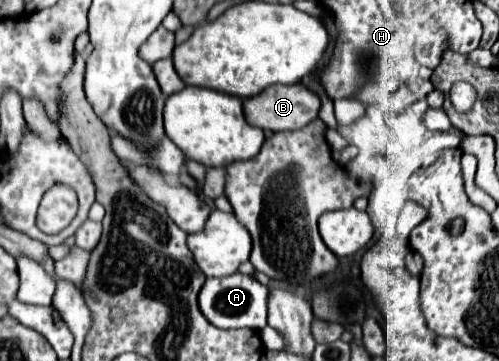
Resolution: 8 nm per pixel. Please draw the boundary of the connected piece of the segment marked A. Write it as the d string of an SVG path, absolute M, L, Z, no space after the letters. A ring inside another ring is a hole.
M233 273L221 279L209 277L199 293L199 307L203 315L219 329L247 327L253 331L261 331L267 325L267 297L269 297L269 289L261 285L257 279L241 273Z

